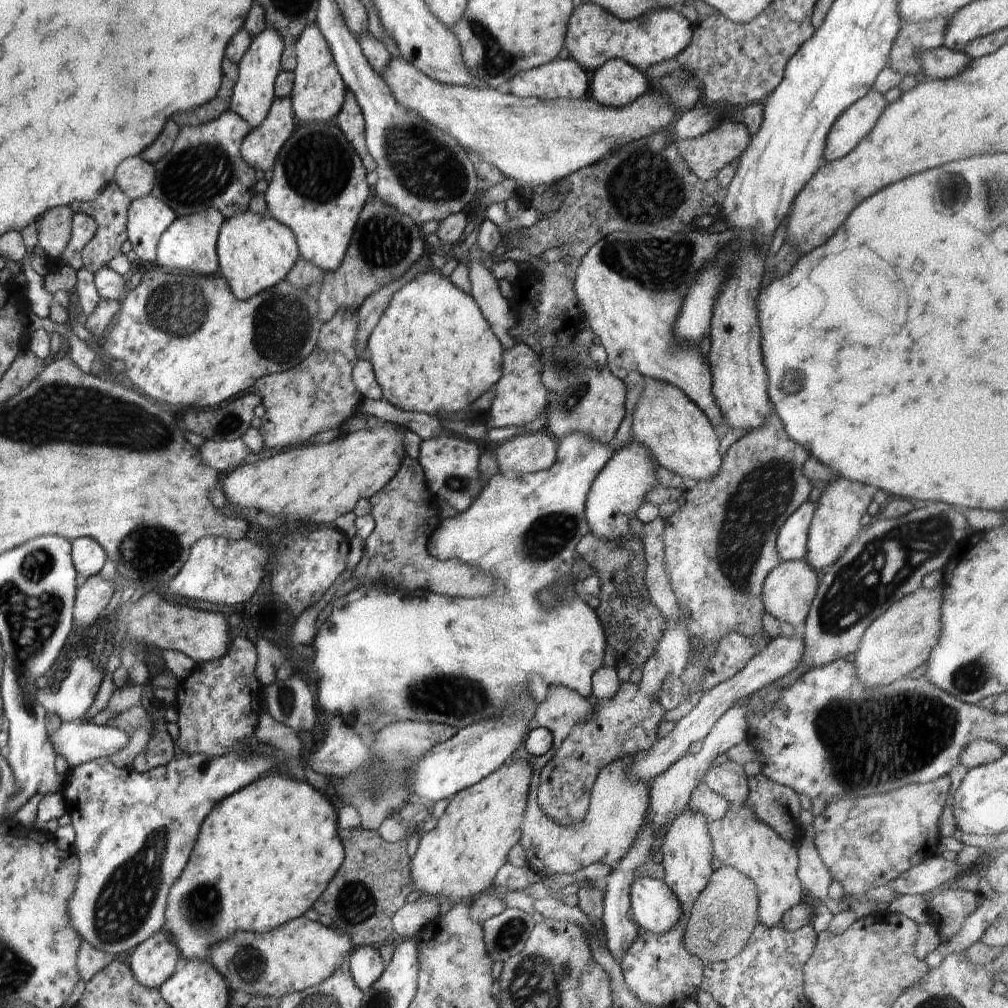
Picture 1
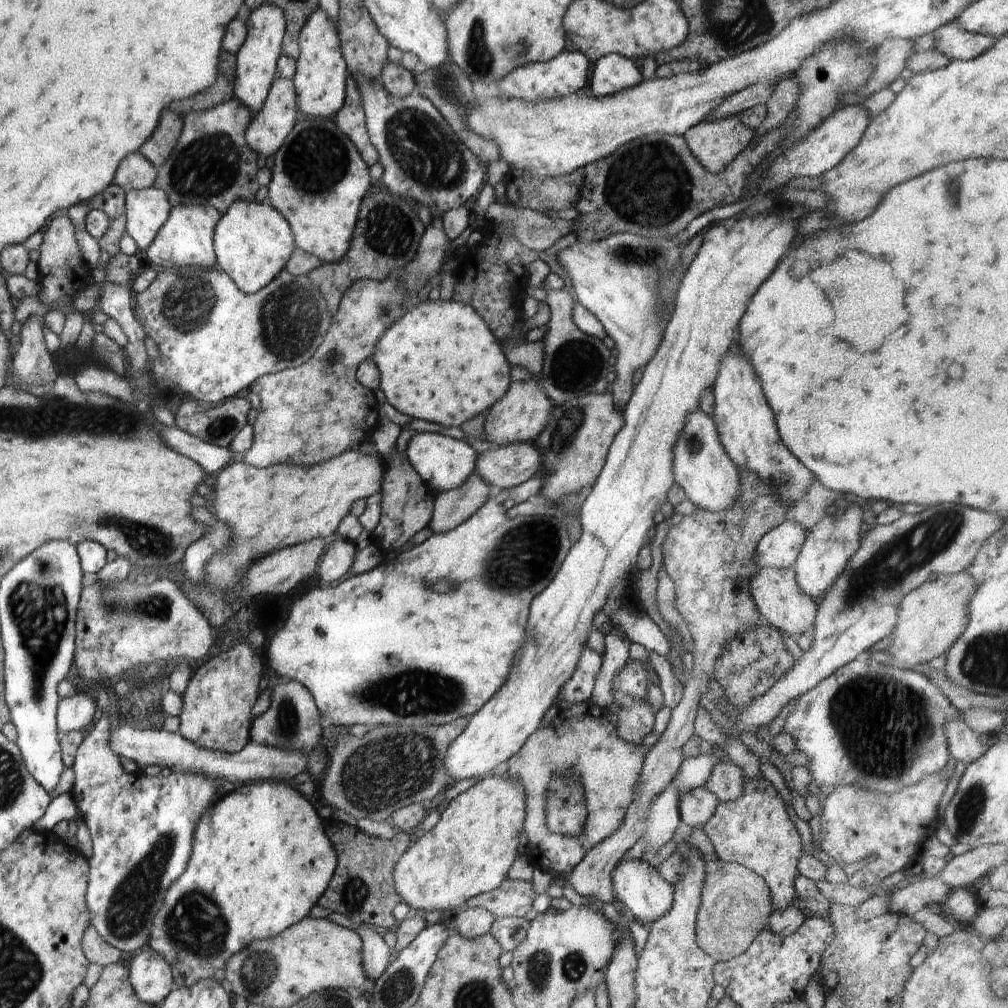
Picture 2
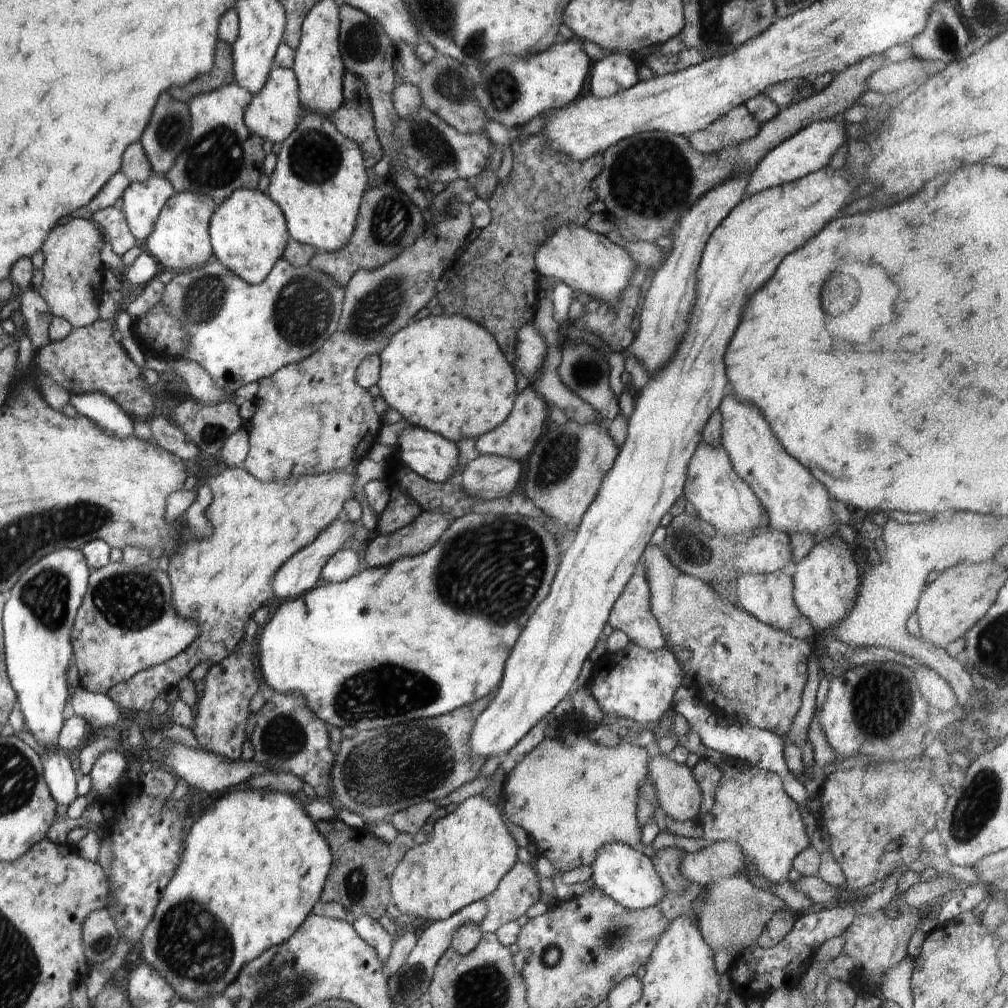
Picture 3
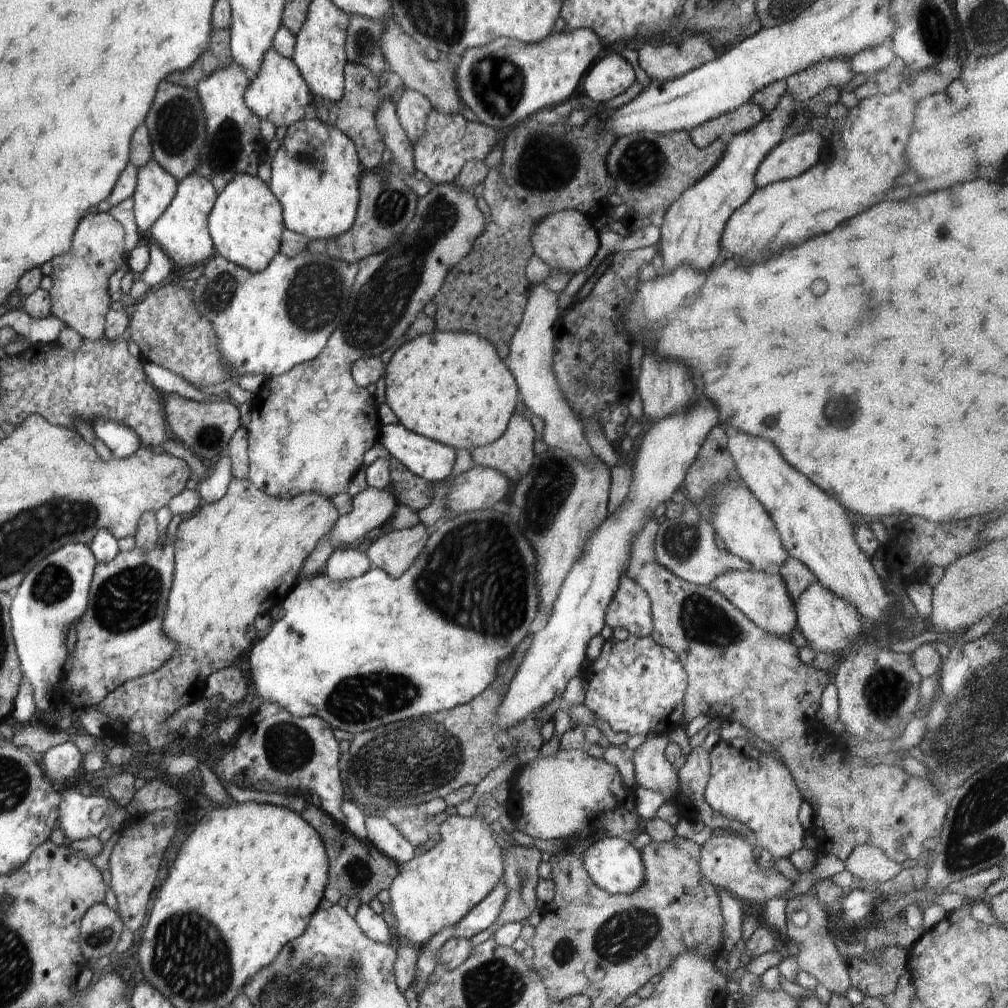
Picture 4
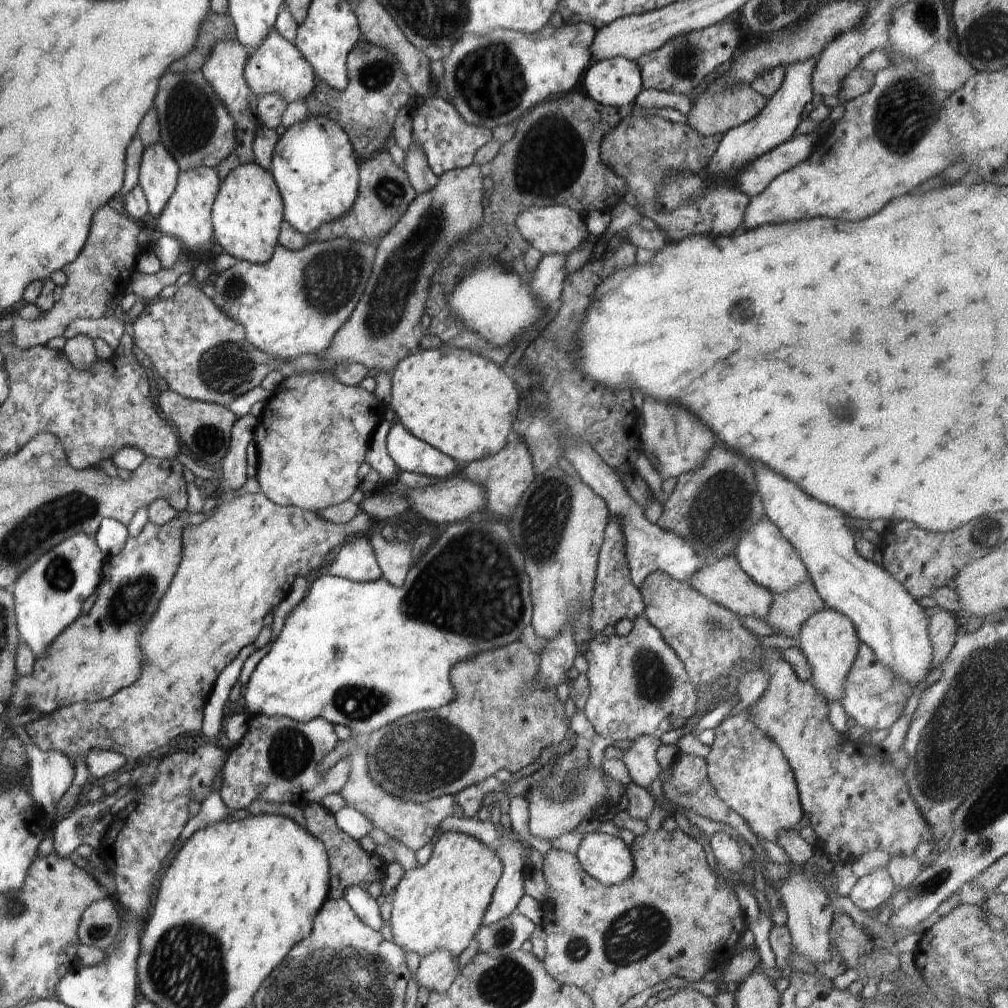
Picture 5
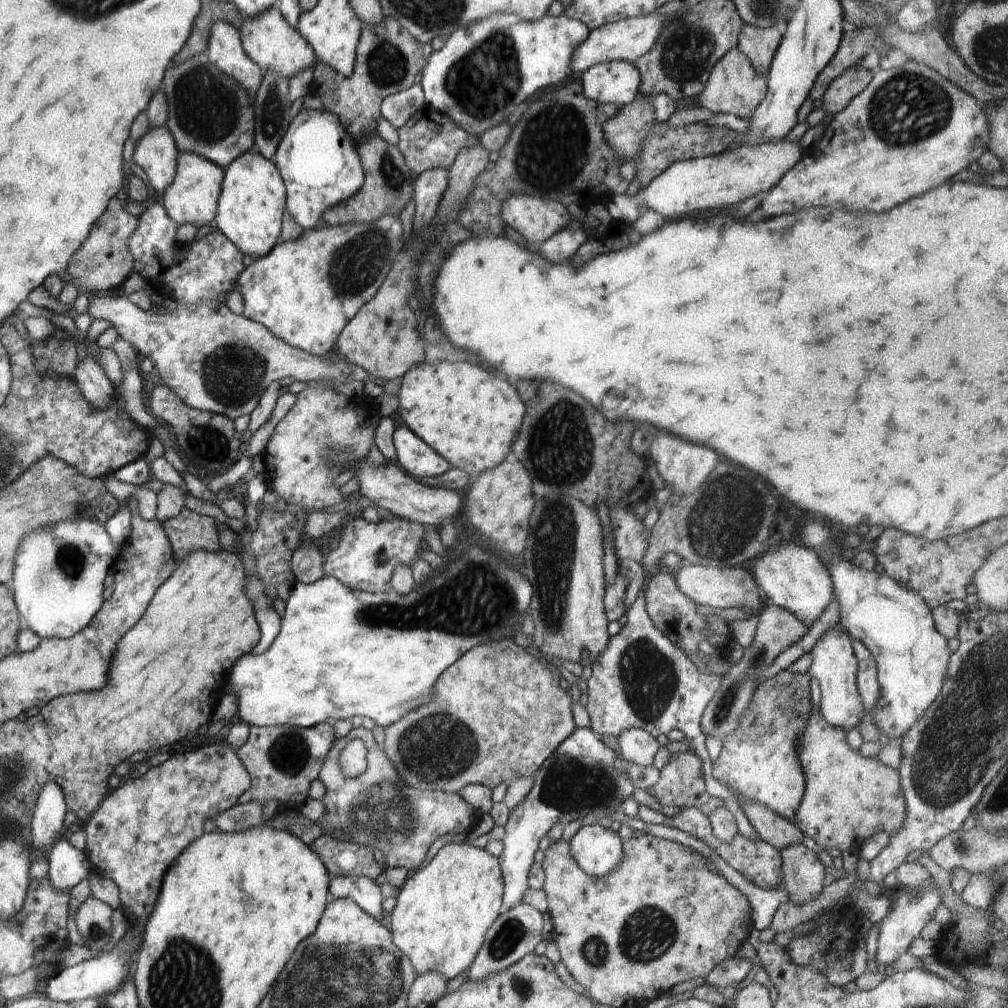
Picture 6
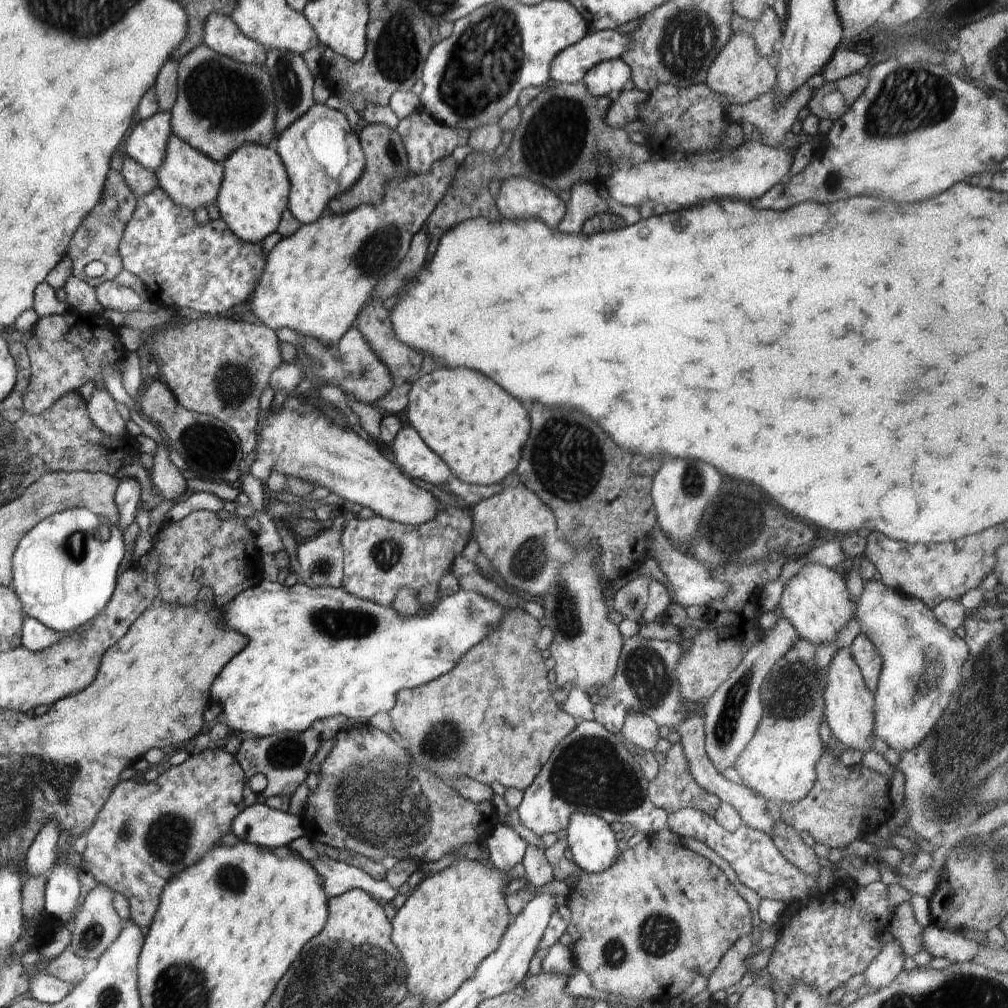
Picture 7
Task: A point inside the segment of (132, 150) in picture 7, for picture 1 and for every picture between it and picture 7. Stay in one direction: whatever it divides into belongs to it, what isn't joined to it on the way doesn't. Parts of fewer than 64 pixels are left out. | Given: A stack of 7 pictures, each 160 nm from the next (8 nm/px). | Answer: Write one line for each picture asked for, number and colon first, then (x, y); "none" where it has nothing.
1: (148, 218)
2: (146, 210)
3: (142, 201)
4: (156, 187)
5: (158, 173)
6: (155, 152)

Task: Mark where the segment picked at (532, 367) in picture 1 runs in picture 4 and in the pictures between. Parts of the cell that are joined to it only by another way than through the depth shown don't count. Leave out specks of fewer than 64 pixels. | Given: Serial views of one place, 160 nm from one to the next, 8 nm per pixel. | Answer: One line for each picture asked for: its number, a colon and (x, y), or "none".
2: (522, 413)
3: (515, 437)
4: (512, 454)

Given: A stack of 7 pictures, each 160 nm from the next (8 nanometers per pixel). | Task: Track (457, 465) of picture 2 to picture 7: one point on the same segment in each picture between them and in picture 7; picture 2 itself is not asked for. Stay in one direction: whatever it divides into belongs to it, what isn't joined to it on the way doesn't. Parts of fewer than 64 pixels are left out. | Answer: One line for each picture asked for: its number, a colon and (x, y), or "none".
3: (432, 456)
4: (433, 461)
5: (411, 454)
6: (414, 456)
7: (413, 456)

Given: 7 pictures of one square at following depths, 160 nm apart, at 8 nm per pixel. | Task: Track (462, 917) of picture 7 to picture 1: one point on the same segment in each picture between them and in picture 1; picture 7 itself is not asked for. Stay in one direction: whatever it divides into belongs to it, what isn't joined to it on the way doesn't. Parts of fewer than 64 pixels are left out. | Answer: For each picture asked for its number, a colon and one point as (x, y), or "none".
1: (460, 857)
2: (470, 850)
3: (470, 851)
4: (434, 891)
5: (439, 905)
6: (442, 913)

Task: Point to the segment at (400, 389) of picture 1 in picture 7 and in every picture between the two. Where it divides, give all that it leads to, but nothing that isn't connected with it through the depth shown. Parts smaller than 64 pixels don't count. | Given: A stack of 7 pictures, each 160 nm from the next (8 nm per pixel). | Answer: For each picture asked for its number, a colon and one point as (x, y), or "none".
2: (440, 362)
3: (446, 375)
4: (452, 388)
5: (462, 404)
6: (470, 417)
7: (477, 429)

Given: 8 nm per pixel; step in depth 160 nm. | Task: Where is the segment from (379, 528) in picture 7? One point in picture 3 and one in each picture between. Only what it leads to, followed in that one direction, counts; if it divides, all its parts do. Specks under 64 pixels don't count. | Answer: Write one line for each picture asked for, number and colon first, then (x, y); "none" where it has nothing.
3: (345, 564)
4: (344, 563)
5: (356, 562)
6: (367, 554)

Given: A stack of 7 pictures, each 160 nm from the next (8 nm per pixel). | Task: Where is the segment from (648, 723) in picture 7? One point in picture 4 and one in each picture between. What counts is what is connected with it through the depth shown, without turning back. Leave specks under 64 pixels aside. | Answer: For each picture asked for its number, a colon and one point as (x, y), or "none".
4: (652, 771)
5: (640, 758)
6: (636, 745)

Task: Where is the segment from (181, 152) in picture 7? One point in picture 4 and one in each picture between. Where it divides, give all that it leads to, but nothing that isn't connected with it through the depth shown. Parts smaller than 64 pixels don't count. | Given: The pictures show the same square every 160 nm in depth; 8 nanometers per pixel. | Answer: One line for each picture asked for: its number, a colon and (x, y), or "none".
4: (183, 235)
5: (187, 217)
6: (192, 197)

